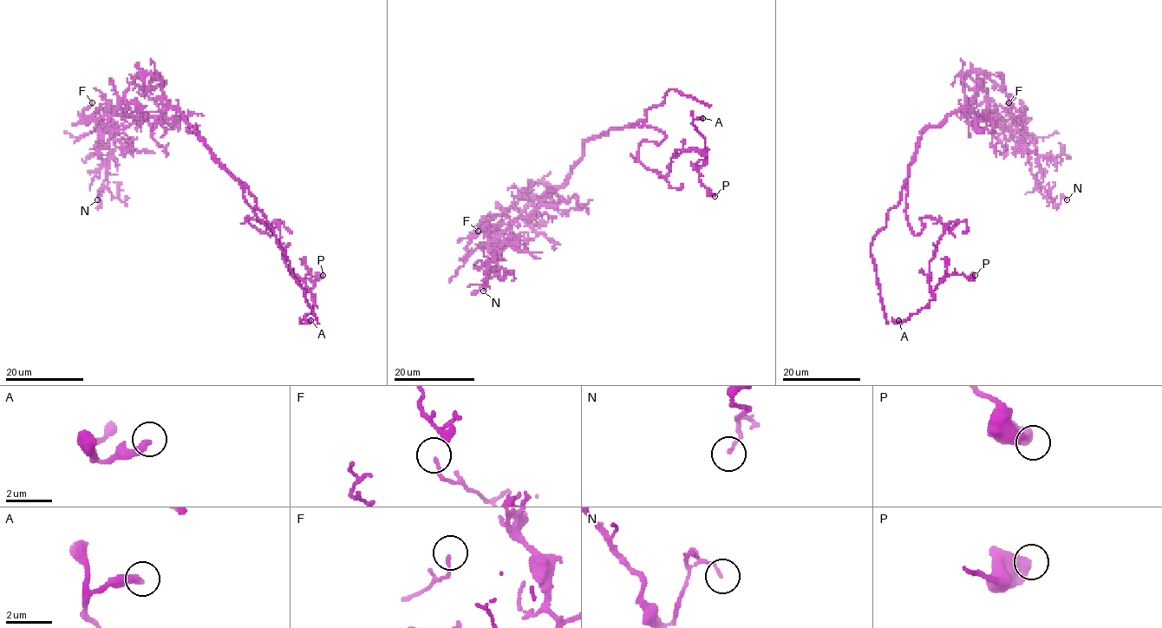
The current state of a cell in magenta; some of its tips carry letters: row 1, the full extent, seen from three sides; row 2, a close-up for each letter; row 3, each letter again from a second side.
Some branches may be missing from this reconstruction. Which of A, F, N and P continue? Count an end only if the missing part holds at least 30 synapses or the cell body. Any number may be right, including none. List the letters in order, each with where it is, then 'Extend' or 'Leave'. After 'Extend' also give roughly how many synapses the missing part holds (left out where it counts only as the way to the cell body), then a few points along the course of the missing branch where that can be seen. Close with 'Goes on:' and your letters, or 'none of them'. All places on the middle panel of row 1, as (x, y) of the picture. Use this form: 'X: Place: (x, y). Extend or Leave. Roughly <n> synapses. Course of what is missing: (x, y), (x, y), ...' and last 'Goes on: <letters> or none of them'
A: Place: (702, 118). Leave
F: Place: (478, 231). Leave
N: Place: (483, 291). Leave
P: Place: (714, 196). Leave
Goes on: none of them

